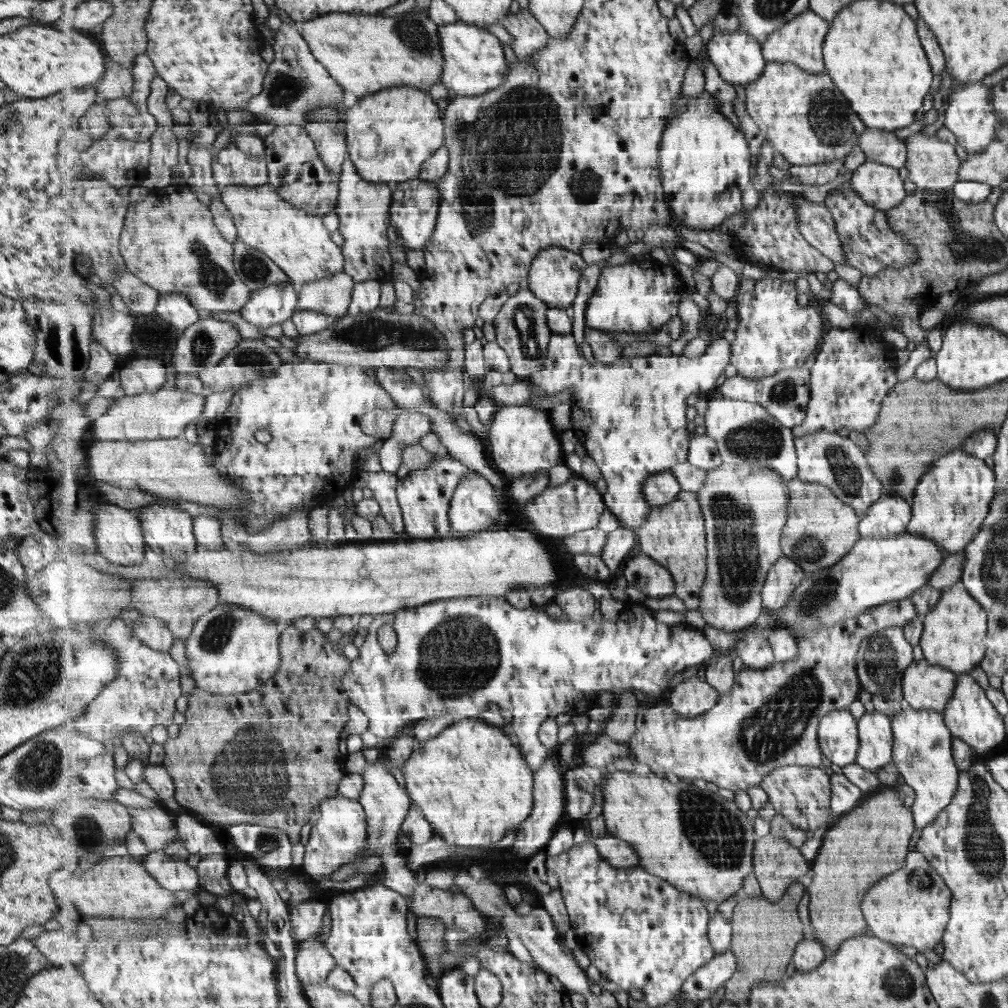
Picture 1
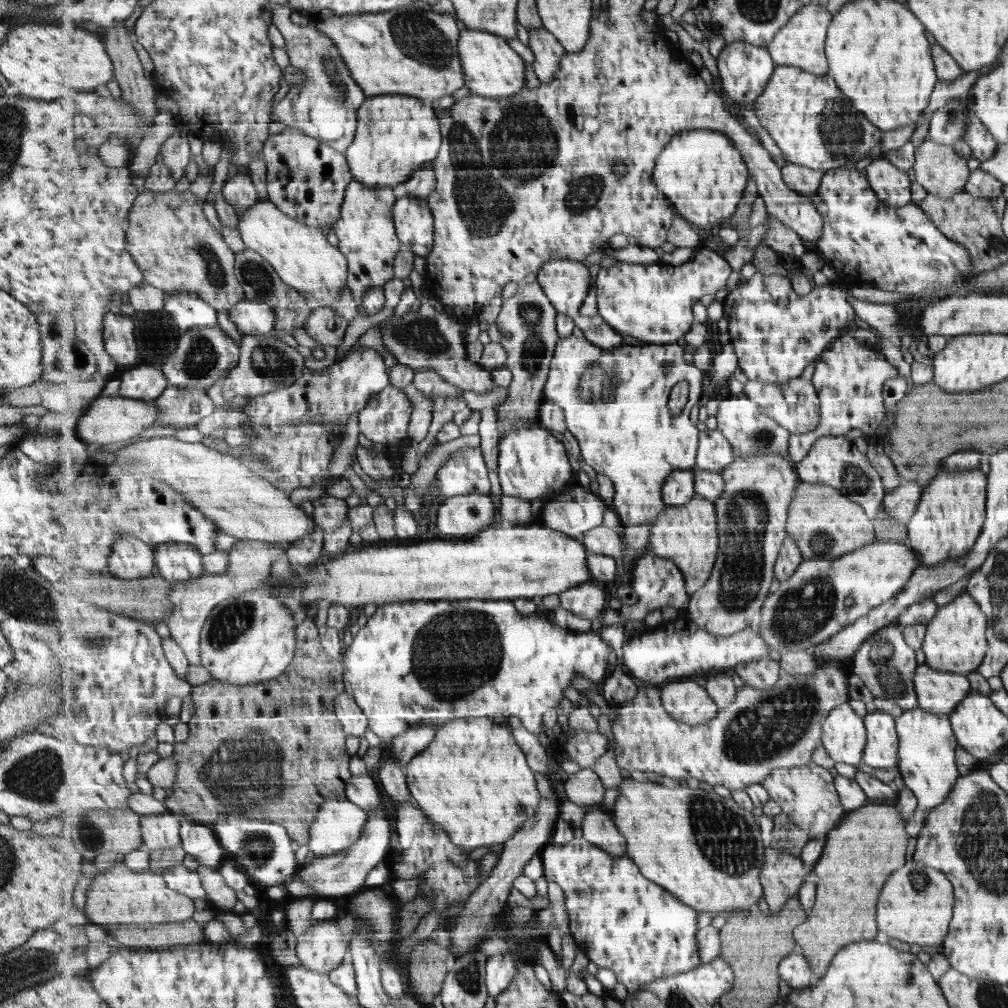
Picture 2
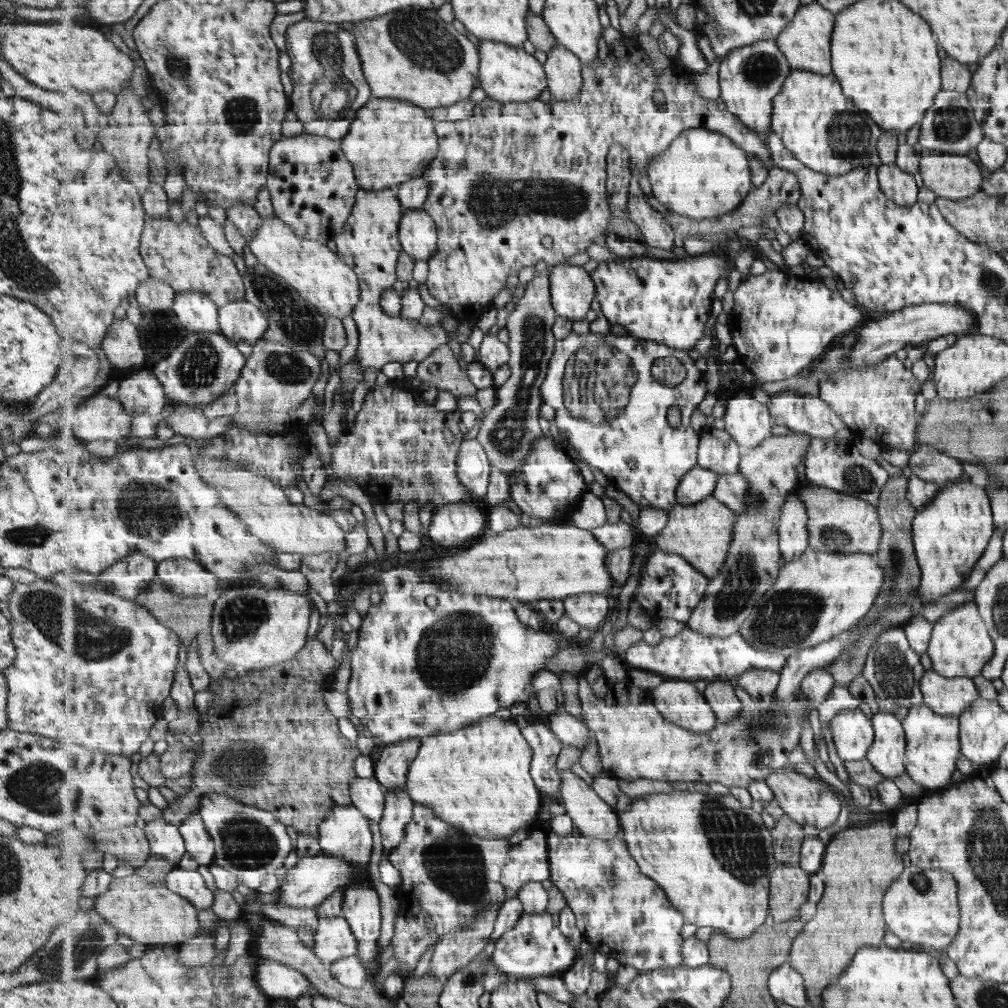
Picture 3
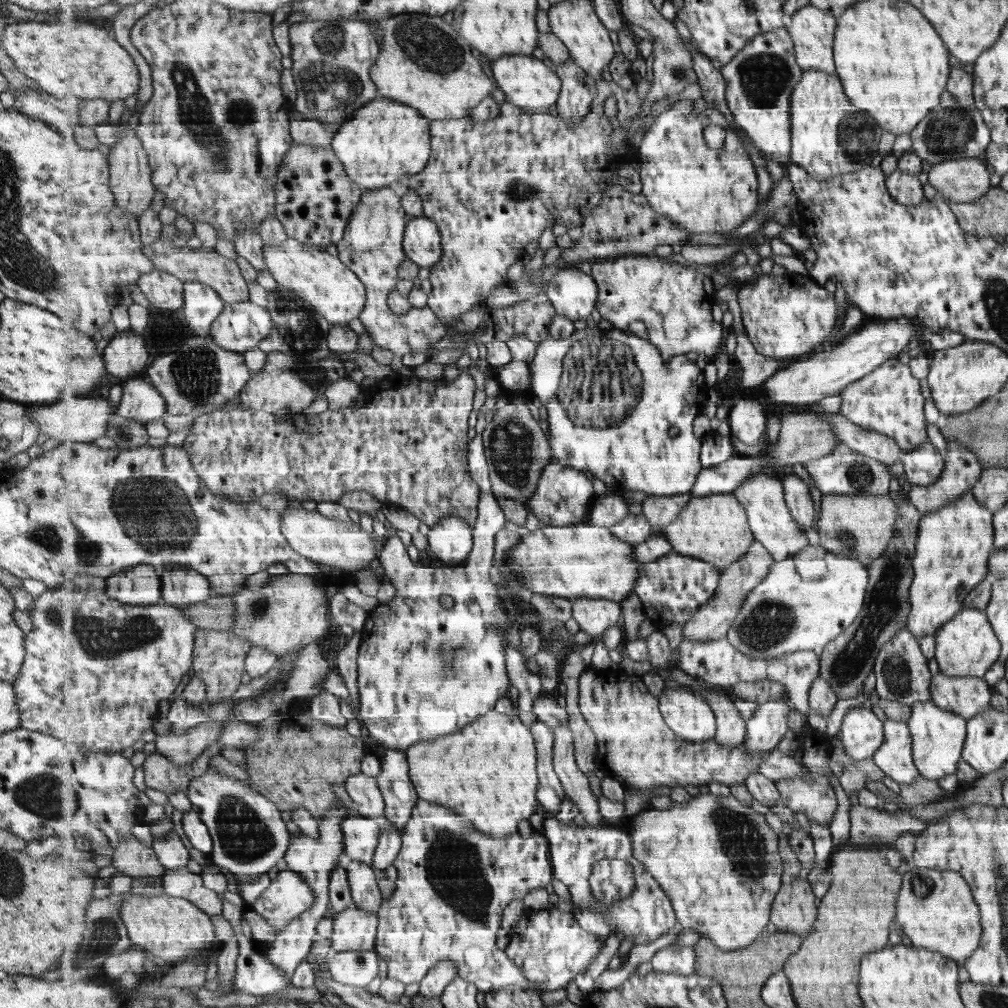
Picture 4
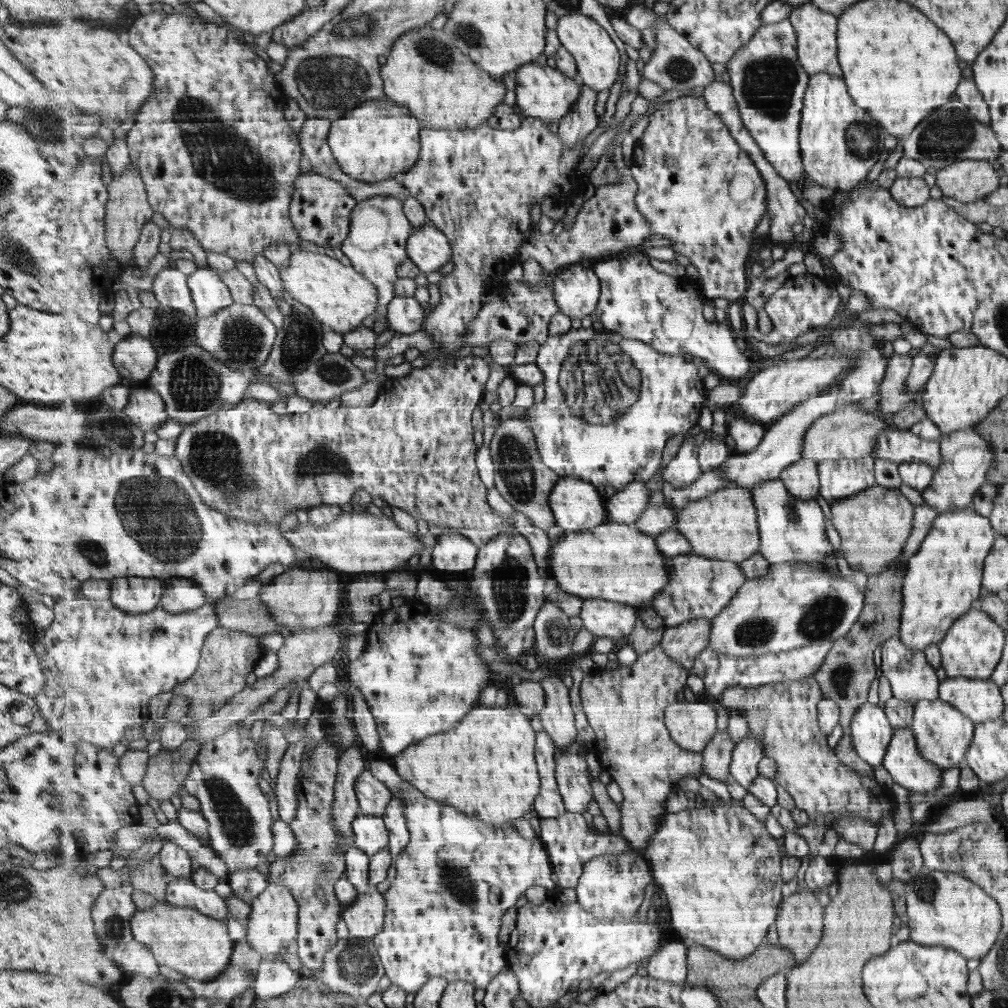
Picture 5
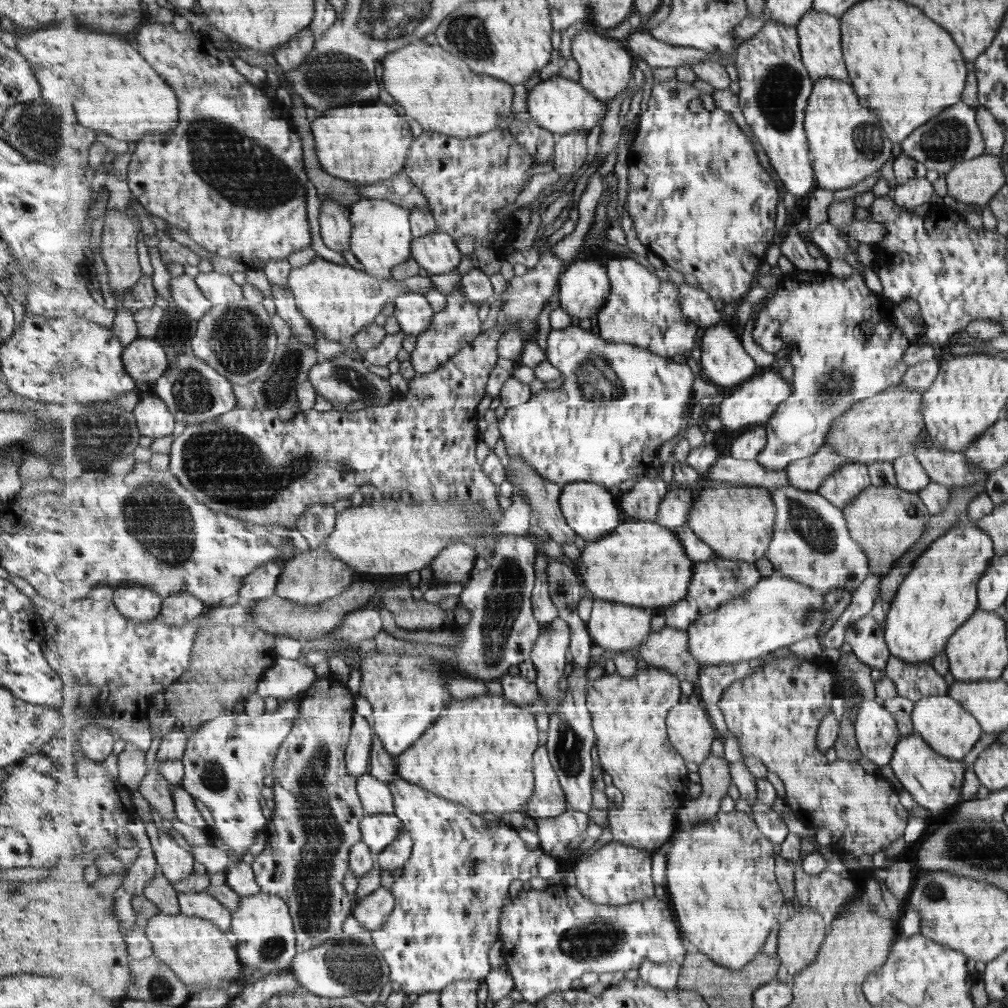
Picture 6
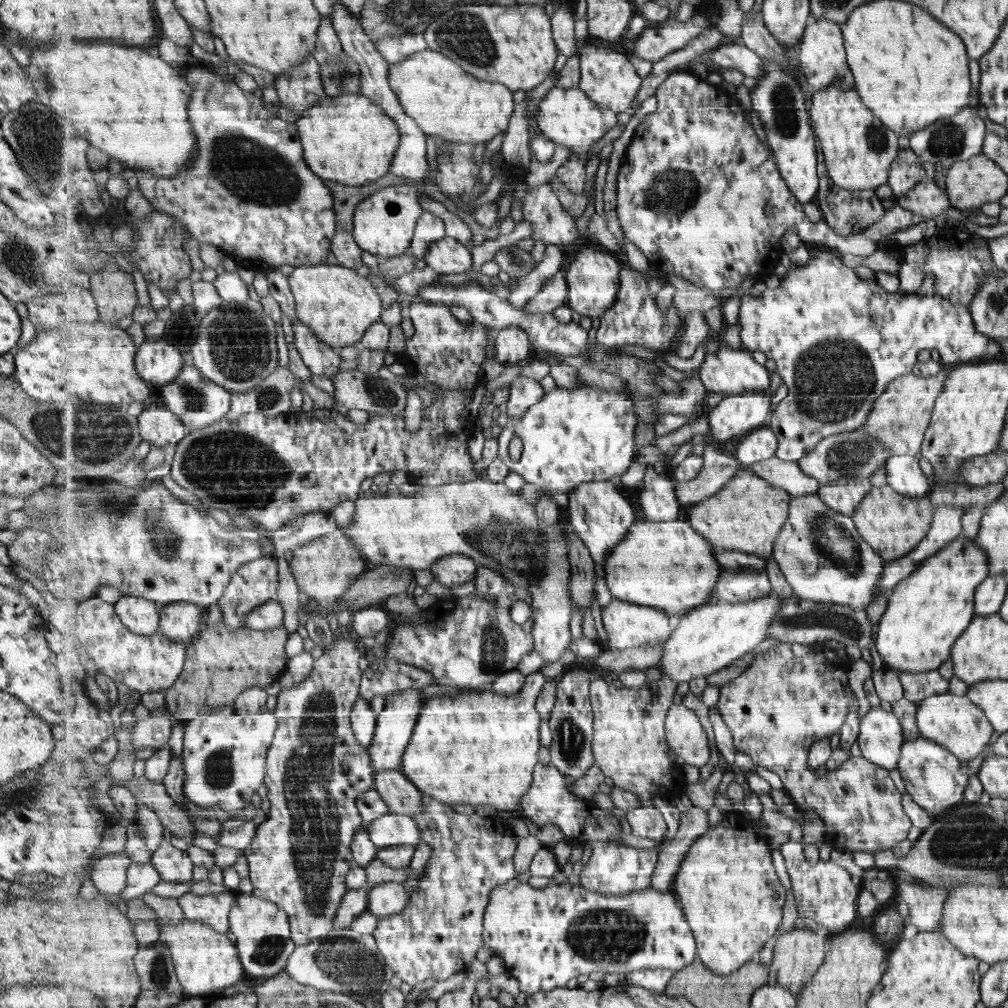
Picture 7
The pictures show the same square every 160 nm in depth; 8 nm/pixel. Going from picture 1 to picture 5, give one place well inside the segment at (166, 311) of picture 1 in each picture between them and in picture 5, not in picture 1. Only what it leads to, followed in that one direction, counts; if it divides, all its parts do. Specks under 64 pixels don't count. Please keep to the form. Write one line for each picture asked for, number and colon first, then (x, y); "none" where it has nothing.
2: (189, 311)
3: (197, 312)
4: (203, 306)
5: (211, 295)

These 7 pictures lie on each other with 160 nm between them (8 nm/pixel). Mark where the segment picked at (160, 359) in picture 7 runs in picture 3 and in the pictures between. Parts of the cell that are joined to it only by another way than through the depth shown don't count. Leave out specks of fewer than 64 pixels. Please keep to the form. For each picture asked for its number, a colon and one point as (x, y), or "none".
3: (122, 345)
4: (126, 354)
5: (135, 357)
6: (145, 359)

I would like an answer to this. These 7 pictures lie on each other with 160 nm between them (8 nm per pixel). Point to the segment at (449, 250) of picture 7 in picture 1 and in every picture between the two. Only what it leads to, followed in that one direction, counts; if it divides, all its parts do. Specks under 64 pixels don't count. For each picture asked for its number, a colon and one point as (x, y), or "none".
1: (414, 215)
2: (414, 220)
3: (418, 231)
4: (423, 243)
5: (429, 248)
6: (437, 253)

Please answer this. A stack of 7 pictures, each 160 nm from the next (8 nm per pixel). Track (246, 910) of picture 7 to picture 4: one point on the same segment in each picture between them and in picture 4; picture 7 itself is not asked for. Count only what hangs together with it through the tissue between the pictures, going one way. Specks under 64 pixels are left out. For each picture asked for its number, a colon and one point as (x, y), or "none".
4: (290, 895)
5: (272, 928)
6: (264, 927)

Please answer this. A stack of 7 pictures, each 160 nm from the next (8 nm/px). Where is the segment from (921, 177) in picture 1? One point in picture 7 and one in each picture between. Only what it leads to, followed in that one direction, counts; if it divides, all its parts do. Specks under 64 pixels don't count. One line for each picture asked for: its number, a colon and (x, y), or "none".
2: (938, 170)
3: (955, 177)
4: (963, 180)
5: (966, 181)
6: (973, 182)
7: (970, 183)

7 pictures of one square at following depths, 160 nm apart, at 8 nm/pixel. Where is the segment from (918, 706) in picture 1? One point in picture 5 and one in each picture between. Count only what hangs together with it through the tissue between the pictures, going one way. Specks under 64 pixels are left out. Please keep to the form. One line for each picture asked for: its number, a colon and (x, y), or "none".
2: (938, 692)
3: (945, 696)
4: (967, 696)
5: (978, 699)

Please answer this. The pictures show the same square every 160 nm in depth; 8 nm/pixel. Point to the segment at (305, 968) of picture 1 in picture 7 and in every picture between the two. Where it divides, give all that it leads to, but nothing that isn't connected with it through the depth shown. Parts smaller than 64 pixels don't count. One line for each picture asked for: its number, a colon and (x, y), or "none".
2: (322, 949)
3: (334, 939)
4: (353, 929)
5: (366, 917)
6: (372, 911)
7: (388, 898)

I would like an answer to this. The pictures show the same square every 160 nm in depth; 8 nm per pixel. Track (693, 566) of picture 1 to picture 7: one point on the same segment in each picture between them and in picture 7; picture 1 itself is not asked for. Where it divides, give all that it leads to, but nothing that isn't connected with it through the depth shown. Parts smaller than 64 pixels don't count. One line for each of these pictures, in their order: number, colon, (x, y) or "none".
2: (689, 535)
3: (702, 532)
4: (715, 529)
5: (724, 525)
6: (737, 521)
7: (748, 513)

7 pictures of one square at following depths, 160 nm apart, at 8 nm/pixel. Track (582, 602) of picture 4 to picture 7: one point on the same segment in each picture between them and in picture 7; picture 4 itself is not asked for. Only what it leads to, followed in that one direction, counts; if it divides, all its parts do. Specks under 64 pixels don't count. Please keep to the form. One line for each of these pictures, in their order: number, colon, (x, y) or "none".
5: (604, 619)
6: (620, 627)
7: (627, 624)

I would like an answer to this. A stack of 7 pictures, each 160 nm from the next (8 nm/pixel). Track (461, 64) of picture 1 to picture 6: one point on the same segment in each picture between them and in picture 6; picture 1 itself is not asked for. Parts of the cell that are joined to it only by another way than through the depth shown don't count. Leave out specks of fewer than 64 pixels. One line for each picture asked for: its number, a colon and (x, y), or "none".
2: (494, 69)
3: (508, 74)
4: (533, 84)
5: (544, 92)
6: (559, 105)

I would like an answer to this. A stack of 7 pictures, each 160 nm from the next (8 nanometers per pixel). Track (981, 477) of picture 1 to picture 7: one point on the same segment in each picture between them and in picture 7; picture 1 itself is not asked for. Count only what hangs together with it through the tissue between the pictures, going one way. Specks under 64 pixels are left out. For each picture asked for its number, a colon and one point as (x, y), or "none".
2: (951, 510)
3: (949, 534)
4: (953, 544)
5: (942, 578)
6: (938, 593)
7: (927, 611)

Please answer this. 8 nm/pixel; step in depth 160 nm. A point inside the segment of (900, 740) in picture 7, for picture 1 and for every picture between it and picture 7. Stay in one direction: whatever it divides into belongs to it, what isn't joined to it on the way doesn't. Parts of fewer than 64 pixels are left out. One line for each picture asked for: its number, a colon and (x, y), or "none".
1: (839, 738)
2: (844, 738)
3: (853, 733)
4: (863, 731)
5: (872, 731)
6: (877, 732)

